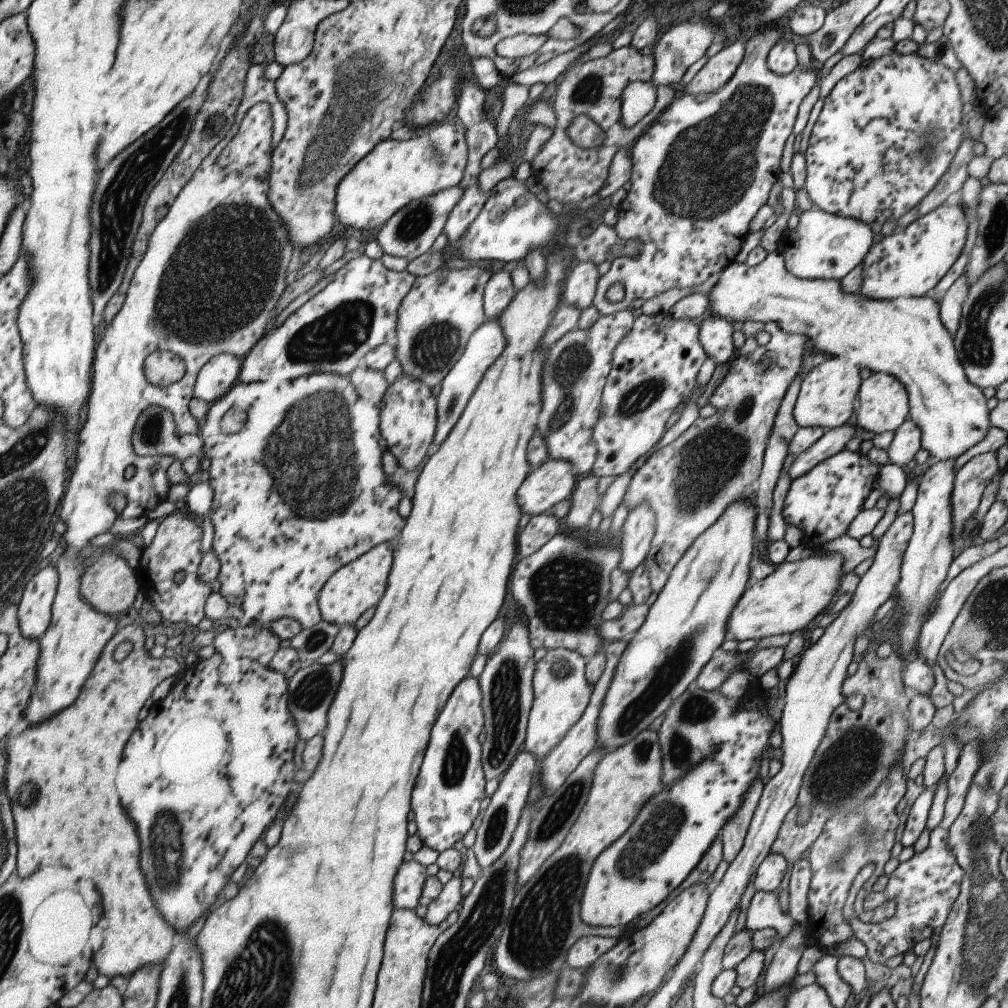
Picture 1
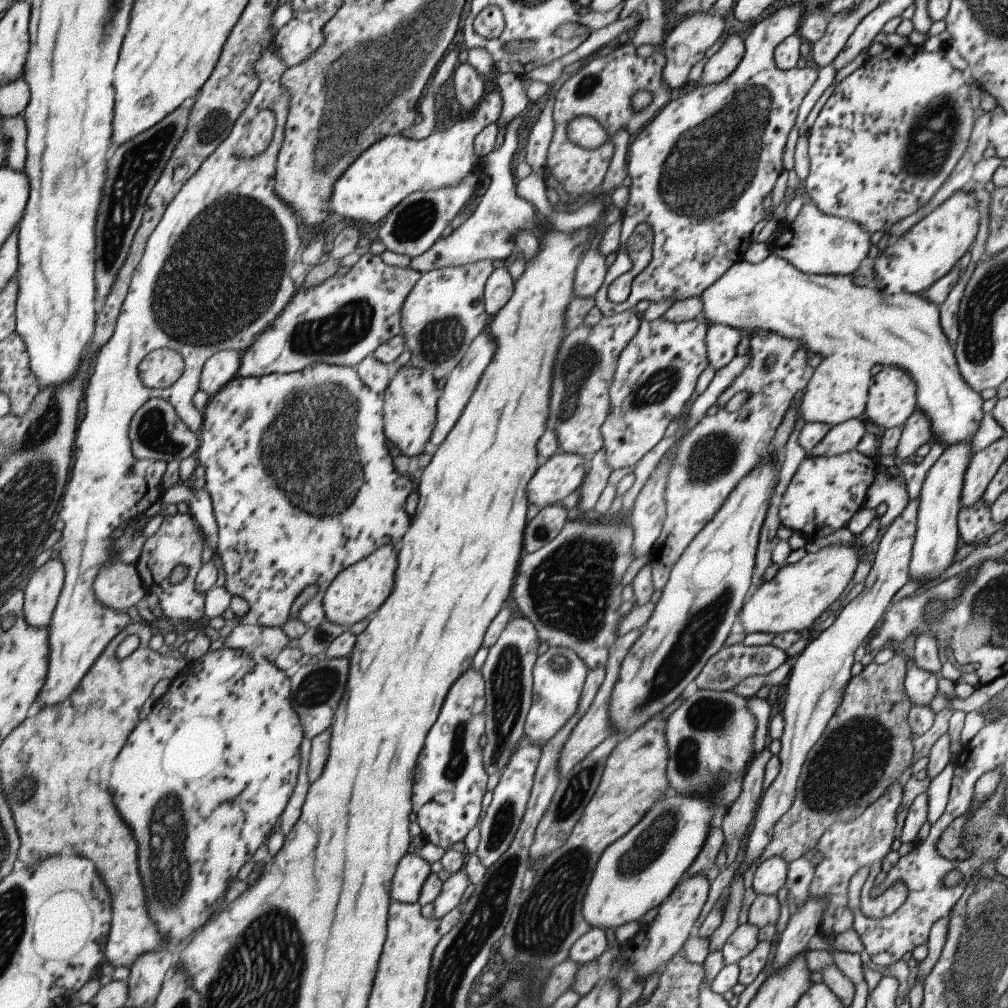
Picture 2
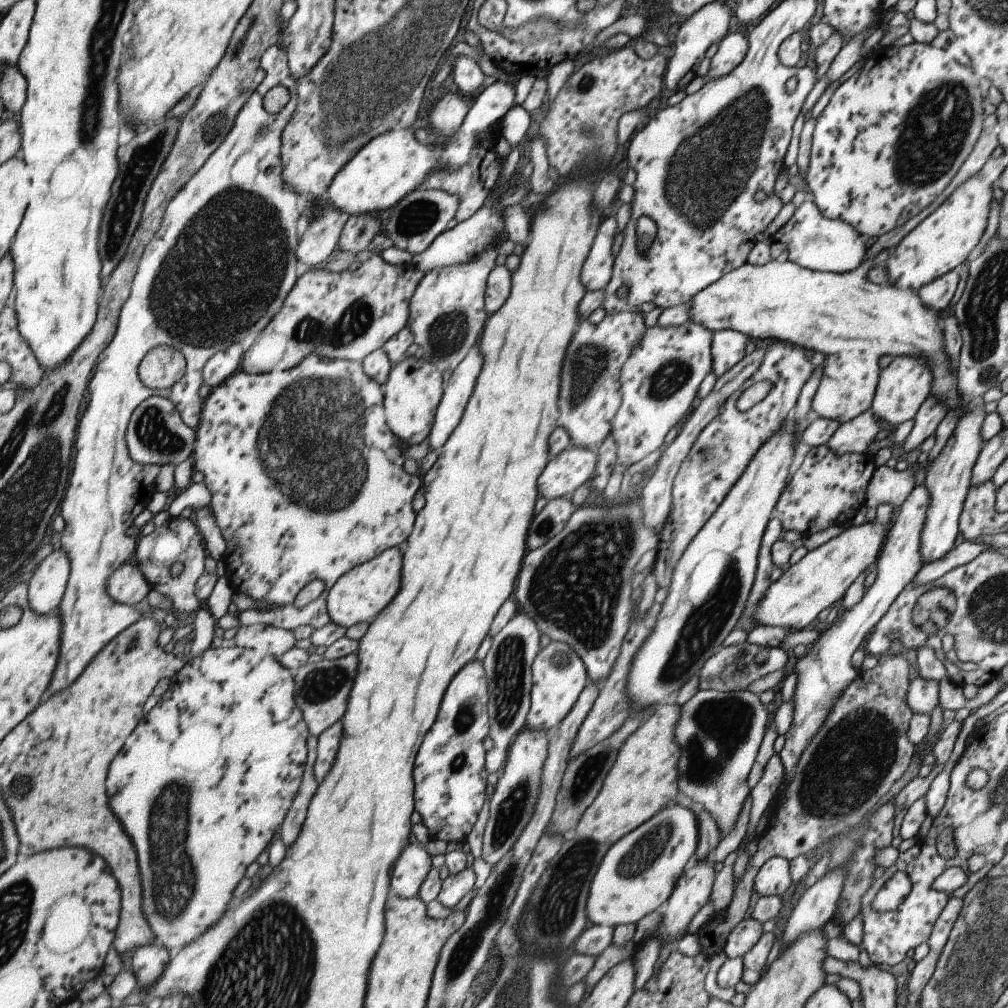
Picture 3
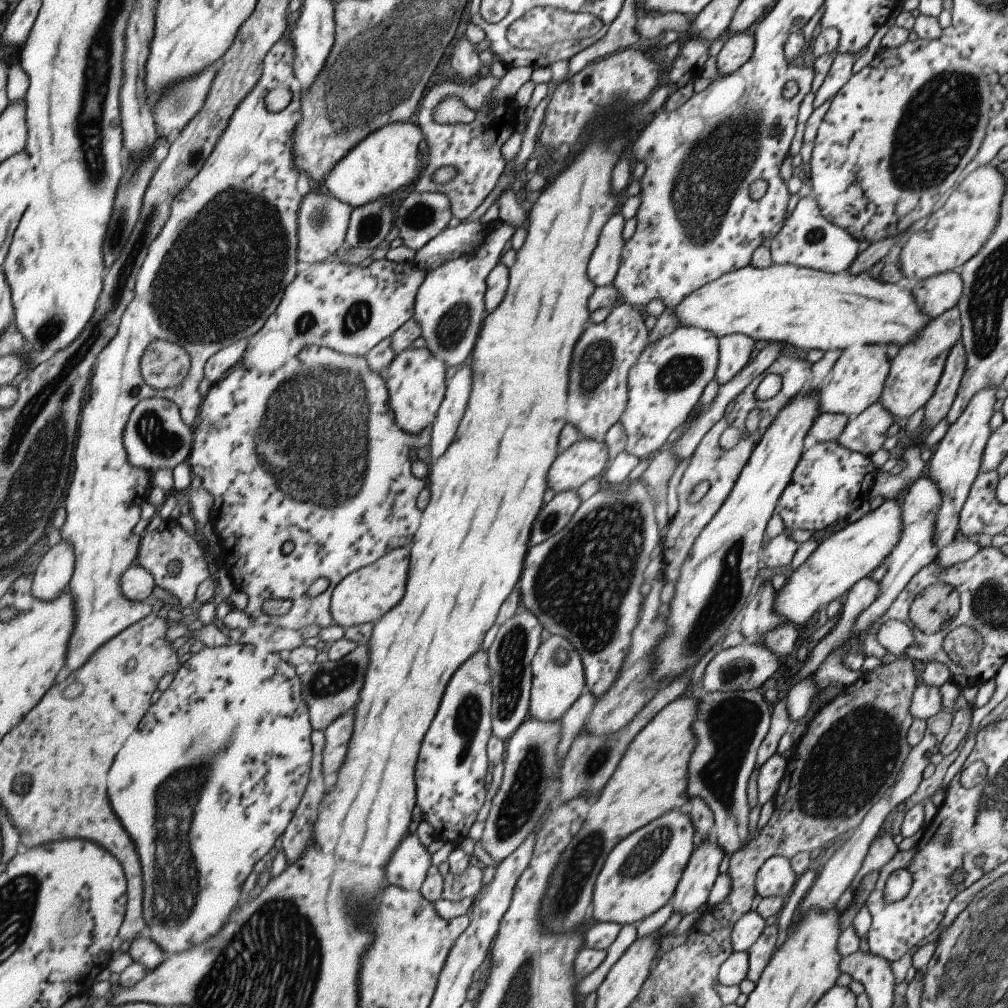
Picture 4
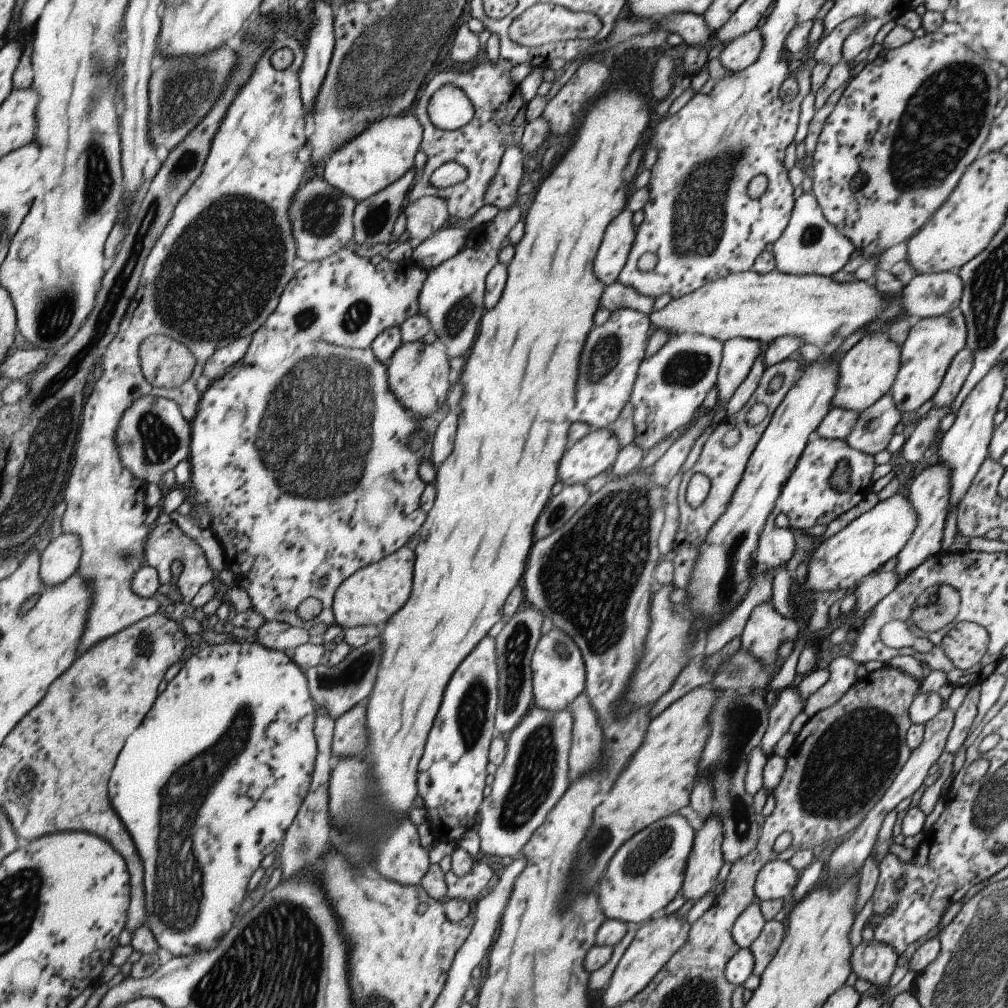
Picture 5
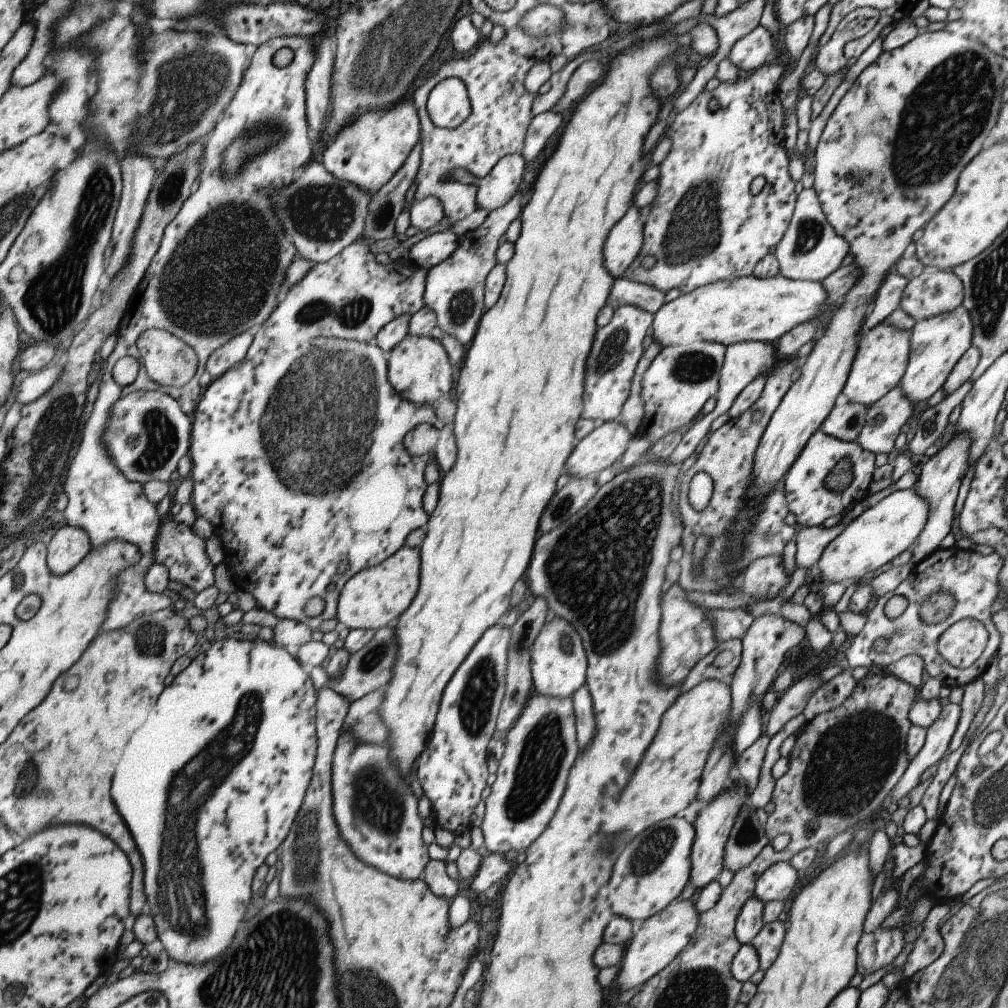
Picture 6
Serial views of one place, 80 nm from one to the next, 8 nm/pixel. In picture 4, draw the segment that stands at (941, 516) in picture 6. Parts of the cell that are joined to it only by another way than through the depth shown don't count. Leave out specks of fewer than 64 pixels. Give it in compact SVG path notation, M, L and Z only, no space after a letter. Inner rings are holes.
M918 476L908 487L907 494L901 502L902 533L899 542L886 556L889 558L889 566L880 582L877 598L856 618L850 637L861 630L867 630L870 624L883 614L883 611L893 602L893 599L903 590L903 587L916 572L919 572L926 564L932 563L938 552L935 546L934 526L938 515L940 502L942 501L939 487L929 476Z

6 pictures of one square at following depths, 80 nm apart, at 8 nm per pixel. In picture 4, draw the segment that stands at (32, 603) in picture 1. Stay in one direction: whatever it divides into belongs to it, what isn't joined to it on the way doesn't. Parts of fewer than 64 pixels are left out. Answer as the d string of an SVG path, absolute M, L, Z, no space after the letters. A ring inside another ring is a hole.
M62 539L42 556L35 571L33 594L46 601L57 598L68 588L75 567L73 543Z

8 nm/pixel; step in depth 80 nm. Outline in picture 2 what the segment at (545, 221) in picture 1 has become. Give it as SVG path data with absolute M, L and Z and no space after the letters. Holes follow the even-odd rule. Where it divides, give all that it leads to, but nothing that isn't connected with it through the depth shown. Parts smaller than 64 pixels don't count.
M522 114L511 116L503 127L504 139L499 147L493 148L486 155L478 157L477 165L485 176L489 177L489 184L484 193L477 200L474 211L456 229L439 240L425 254L416 256L409 266L420 273L428 273L443 267L454 267L471 264L478 260L501 260L513 252L514 236L519 231L533 228L533 206L529 201L515 195L513 177L509 169L511 156L517 148L517 133L521 126Z

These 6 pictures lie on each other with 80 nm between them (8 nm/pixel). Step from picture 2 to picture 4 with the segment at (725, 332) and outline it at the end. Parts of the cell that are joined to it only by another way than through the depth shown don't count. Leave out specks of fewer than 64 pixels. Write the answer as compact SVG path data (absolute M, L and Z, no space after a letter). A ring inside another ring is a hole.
M745 335L718 338L718 363L714 379L718 385L729 382L748 362L755 341Z

